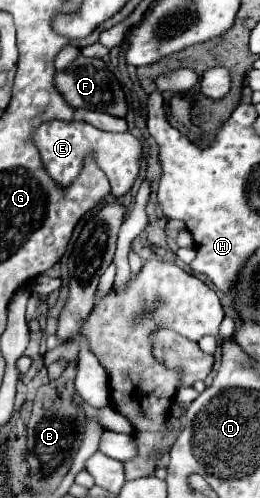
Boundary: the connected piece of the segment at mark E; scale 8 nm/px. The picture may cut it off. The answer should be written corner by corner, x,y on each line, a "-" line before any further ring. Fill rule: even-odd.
75,117
73,123
63,123
61,119
47,121
47,123
39,125
33,135
35,135
35,145
41,153
41,161
43,161
47,175
61,189
69,187
77,179
79,171
83,169
83,159
87,159
87,155
95,157
95,163
99,163
101,171
105,171
105,175
111,183
113,199
121,199
133,187
133,183
139,175
143,147
141,147
141,141
137,137
133,137
131,133
107,133
107,131
101,131
101,129
85,123
83,119

